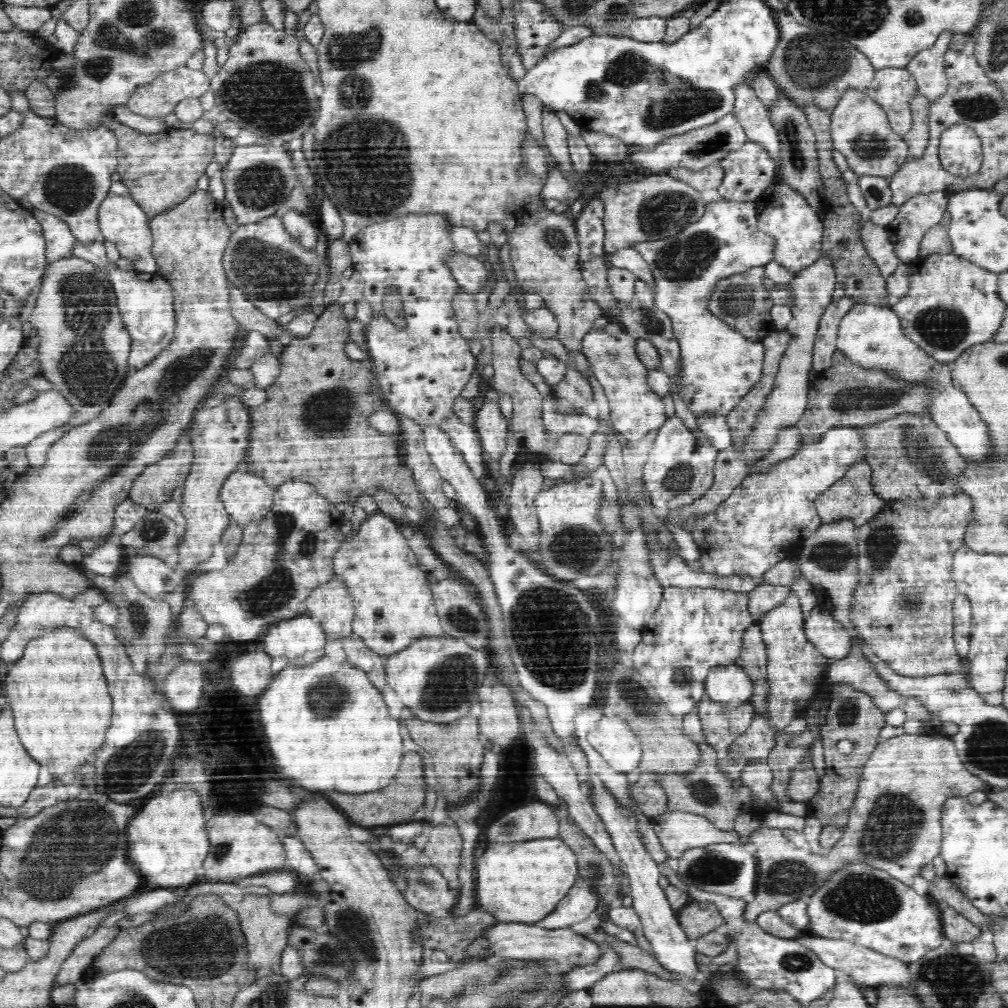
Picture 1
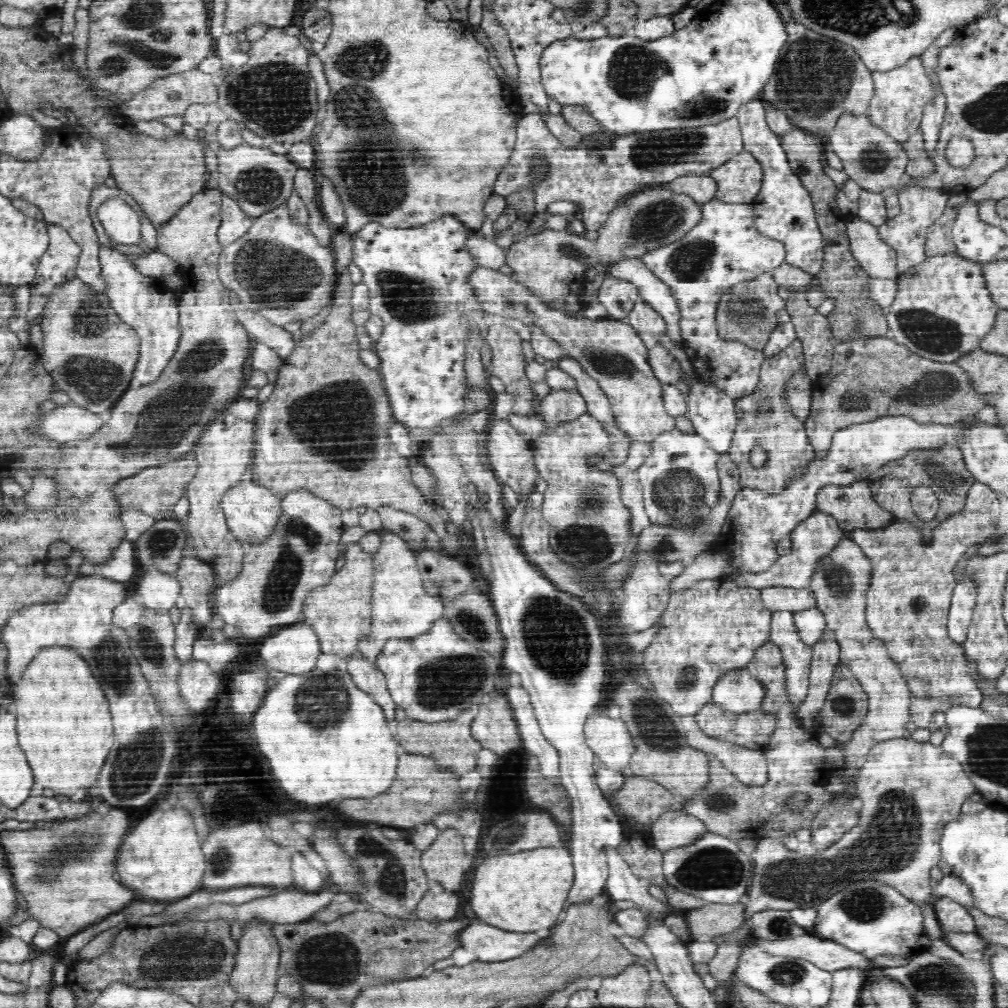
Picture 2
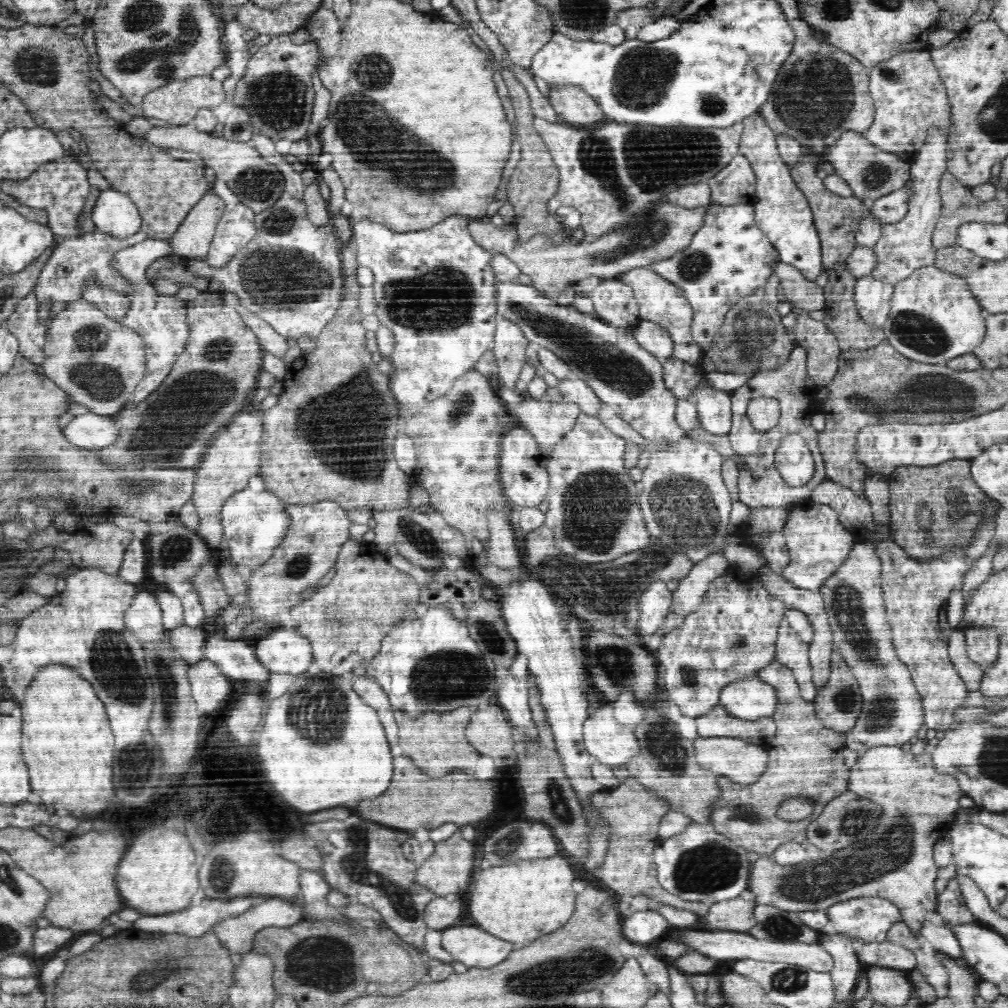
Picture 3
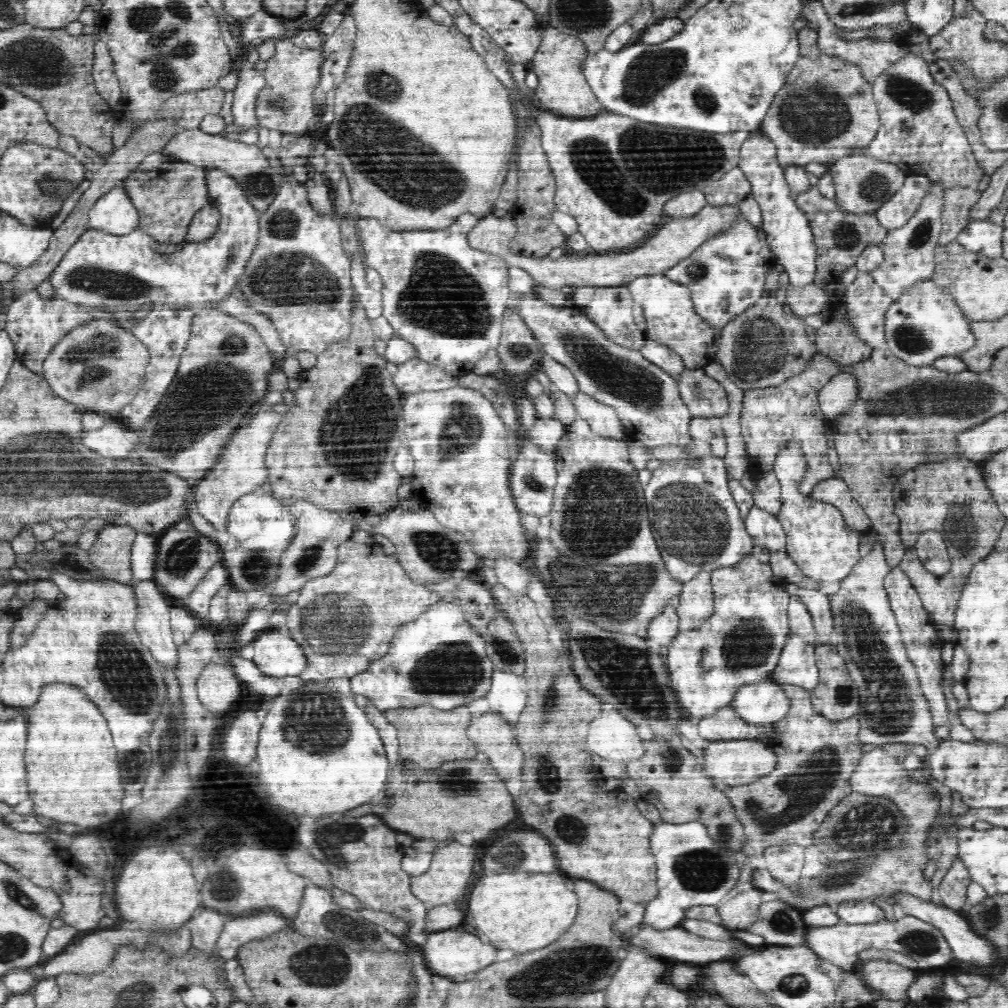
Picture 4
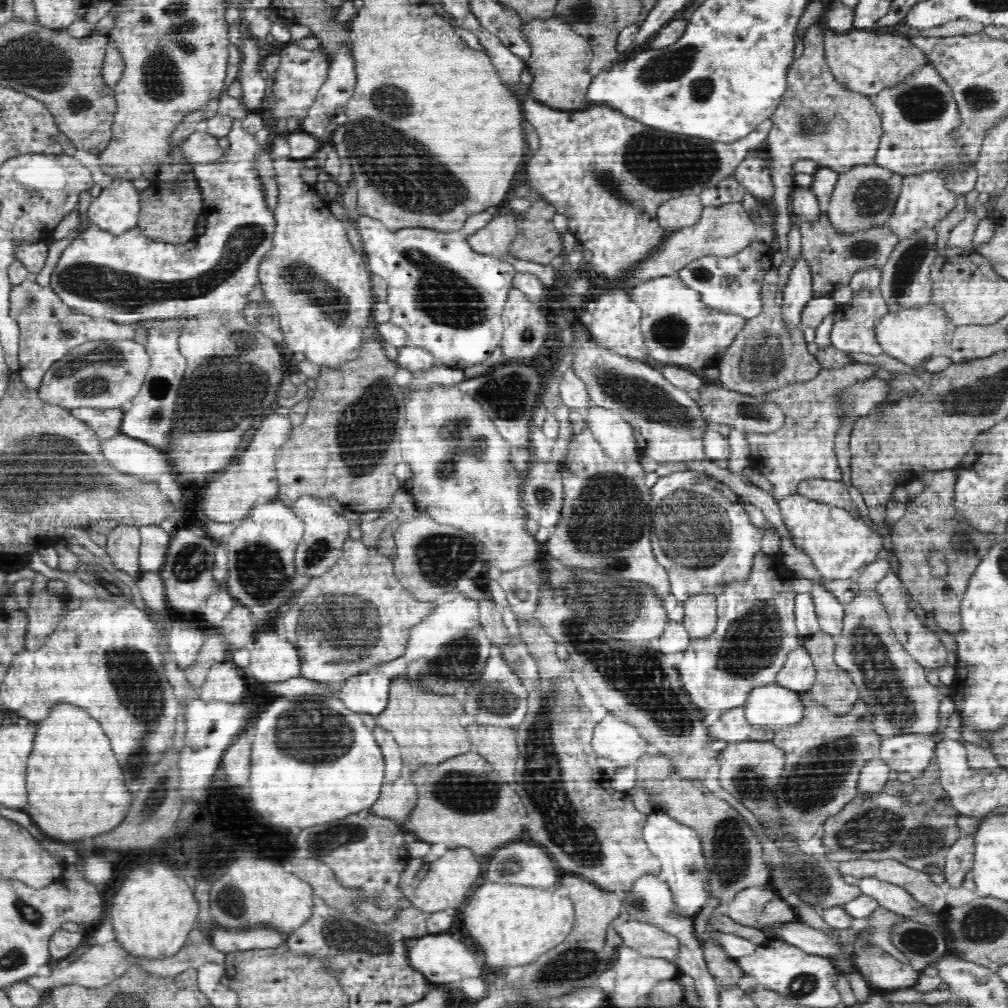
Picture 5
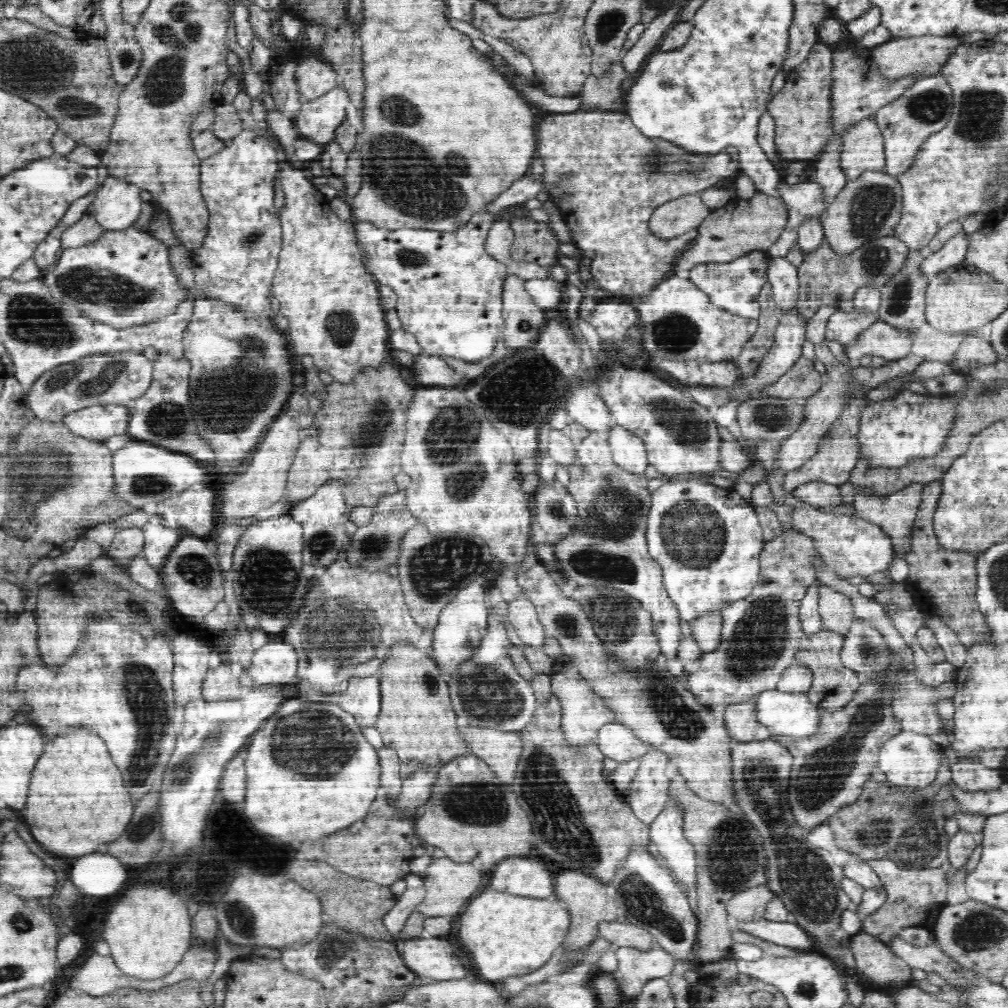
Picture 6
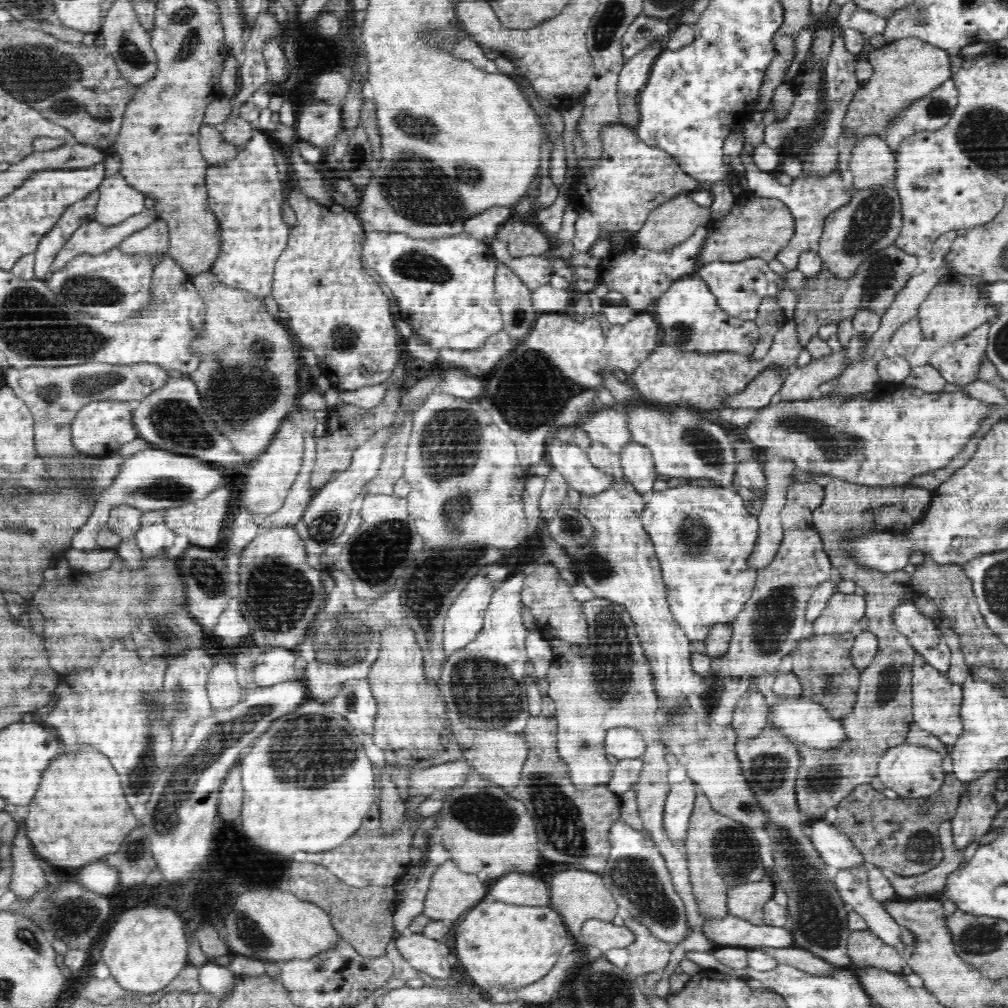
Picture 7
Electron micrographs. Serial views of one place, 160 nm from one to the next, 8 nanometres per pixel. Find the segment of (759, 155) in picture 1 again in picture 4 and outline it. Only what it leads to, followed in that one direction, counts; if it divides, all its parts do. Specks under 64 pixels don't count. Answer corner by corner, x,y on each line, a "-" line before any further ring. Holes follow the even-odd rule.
736,166
716,183
702,188
702,191
708,204
712,206
734,206
742,202
748,194
751,194
751,184

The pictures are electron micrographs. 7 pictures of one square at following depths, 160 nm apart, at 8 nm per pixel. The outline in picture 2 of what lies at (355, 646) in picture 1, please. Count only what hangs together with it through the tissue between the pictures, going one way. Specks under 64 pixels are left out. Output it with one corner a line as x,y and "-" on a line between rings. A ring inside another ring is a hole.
355,653
347,660
347,670
360,690
368,691
374,694
374,698
378,698
378,706
386,710
386,718
390,718
392,722
396,704
390,698
384,674
380,674
381,670
378,670
375,663
368,662
363,656

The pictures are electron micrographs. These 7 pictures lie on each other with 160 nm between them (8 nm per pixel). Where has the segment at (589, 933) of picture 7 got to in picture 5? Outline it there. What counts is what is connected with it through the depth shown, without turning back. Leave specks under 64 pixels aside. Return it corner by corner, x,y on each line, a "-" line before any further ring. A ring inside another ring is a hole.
622,918
613,924
626,946
650,958
674,960
679,946
678,939
647,922

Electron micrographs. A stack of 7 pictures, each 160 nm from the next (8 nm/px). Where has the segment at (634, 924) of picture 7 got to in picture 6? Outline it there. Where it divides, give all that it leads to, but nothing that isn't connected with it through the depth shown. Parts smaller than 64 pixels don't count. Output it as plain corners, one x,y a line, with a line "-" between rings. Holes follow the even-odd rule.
620,947
615,955
618,960
617,978
624,979
623,987
619,981
622,994
626,990
633,996
638,996
642,992
642,987
646,982
670,974
677,961
660,947
645,951
632,947

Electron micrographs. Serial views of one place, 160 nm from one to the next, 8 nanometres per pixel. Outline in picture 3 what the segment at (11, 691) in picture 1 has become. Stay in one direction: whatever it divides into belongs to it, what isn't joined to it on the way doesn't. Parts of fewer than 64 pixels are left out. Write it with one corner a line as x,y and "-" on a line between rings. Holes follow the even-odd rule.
46,666
36,674
36,680
28,688
28,696
22,704
22,752
24,762
30,768
32,790
42,794
42,804
54,810
84,810
86,816
104,812
114,798
114,782
110,782
114,760
114,736
108,726
104,704
96,698
90,682
82,680
76,670
68,666

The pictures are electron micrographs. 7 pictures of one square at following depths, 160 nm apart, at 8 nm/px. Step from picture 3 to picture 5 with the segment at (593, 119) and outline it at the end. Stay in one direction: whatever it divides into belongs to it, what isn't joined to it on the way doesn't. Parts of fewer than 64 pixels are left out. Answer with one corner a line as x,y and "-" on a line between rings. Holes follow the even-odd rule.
564,17
528,21
523,25
522,37
528,40
531,46
525,65
534,76
529,85
532,96
544,105
558,110
580,111
590,106
585,99
593,79
589,71
593,58
590,43
577,34

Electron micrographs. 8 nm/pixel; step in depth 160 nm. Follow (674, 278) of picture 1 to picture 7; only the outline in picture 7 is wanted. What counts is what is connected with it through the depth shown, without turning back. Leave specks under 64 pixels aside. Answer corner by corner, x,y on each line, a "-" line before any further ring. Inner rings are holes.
748,258
739,262
710,262
699,266
695,275
708,285
722,310
742,320
754,321
763,299
778,297
783,290
782,277
772,272
762,258

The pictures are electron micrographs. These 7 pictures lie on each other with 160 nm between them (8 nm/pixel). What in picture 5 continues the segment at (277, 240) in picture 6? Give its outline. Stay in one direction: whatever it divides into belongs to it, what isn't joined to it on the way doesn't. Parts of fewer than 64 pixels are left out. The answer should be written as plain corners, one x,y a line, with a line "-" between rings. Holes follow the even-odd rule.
232,118
232,128
227,138
230,146
220,160
192,165
204,199
201,215
204,215
208,224
204,234
197,235
190,243
174,245
153,241
142,235
138,227
114,235
91,224
64,250
58,266
51,274
49,286
62,302
80,314
108,318
118,324
244,310
249,304
248,294
258,285
259,264
271,250
272,236
275,234
274,211
263,200
263,190
253,166
257,152
269,148
264,135
248,133
242,127
242,120
235,118

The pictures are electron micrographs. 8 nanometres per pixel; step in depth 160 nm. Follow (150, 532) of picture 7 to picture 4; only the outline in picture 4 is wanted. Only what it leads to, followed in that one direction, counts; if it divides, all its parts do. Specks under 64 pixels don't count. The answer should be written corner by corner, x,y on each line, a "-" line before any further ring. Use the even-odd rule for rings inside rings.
137,533
131,548
130,570
134,580
144,581
154,578
156,568
156,540
146,533

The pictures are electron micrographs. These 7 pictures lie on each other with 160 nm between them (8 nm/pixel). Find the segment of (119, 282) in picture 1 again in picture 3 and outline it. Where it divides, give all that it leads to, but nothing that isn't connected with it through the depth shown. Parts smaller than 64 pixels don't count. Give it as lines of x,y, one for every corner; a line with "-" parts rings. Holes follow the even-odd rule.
147,239
135,246
119,251
111,260
111,267
127,282
126,297
130,308
123,316
123,324
141,335
146,344
146,375
139,380
133,392
133,402
142,402
148,394
152,394
170,375
178,356
182,354
190,328
186,326
187,302
178,296
159,296
152,283
146,279
145,271
156,261
173,254
168,241

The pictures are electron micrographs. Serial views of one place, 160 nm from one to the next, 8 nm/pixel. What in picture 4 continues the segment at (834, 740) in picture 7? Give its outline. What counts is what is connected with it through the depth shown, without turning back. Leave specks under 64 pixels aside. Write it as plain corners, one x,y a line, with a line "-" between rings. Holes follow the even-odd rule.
773,679
748,683
735,691
730,706
743,721
766,725
784,719
790,711
790,700

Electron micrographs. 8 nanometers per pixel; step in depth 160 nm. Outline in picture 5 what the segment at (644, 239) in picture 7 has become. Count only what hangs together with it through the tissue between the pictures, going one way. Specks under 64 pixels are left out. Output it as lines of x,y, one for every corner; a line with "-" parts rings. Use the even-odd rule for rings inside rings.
691,191
660,205
657,221
665,232
678,231
680,227
694,226
702,216
703,207
699,195

